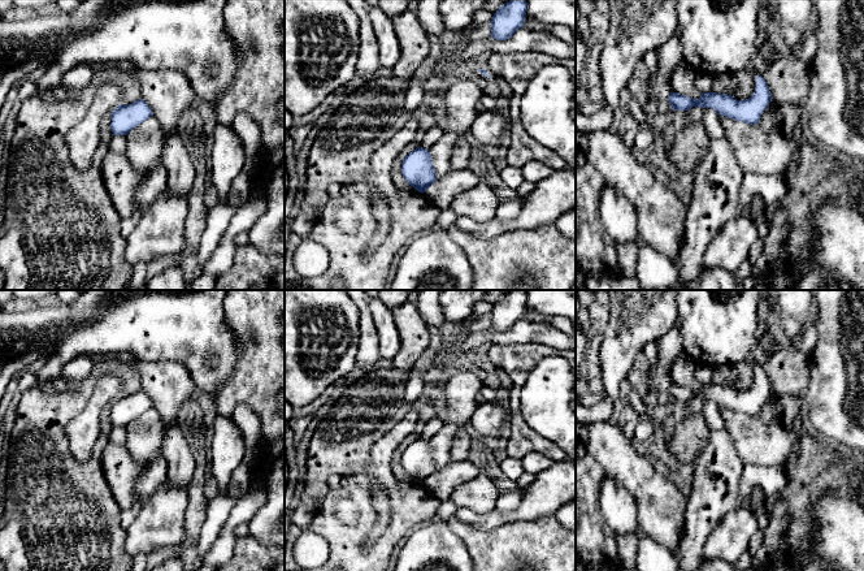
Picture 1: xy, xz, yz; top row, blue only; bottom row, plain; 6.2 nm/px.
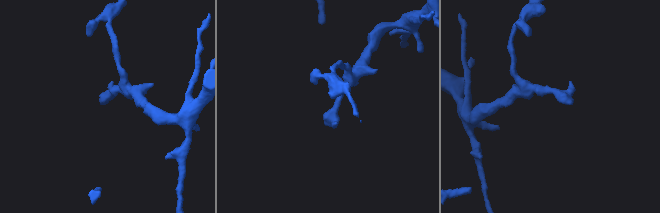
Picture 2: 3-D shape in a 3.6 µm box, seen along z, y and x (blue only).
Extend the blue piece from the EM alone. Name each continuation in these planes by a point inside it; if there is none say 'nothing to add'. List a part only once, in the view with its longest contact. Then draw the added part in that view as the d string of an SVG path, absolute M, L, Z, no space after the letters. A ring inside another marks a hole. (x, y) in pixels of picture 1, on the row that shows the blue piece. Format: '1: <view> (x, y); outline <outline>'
nothing to add

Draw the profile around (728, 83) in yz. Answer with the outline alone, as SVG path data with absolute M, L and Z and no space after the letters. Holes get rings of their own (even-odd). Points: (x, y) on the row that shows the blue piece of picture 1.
M734 74L722 75L722 79L715 79L715 92L728 94L738 87Z

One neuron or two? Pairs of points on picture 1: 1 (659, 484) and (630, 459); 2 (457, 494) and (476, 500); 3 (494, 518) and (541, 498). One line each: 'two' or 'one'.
1: one
2: one
3: one

